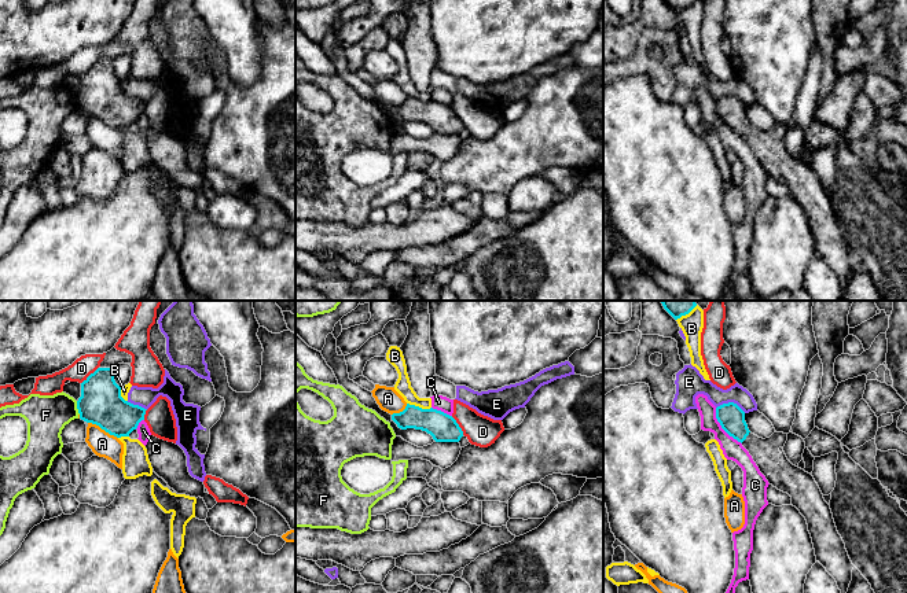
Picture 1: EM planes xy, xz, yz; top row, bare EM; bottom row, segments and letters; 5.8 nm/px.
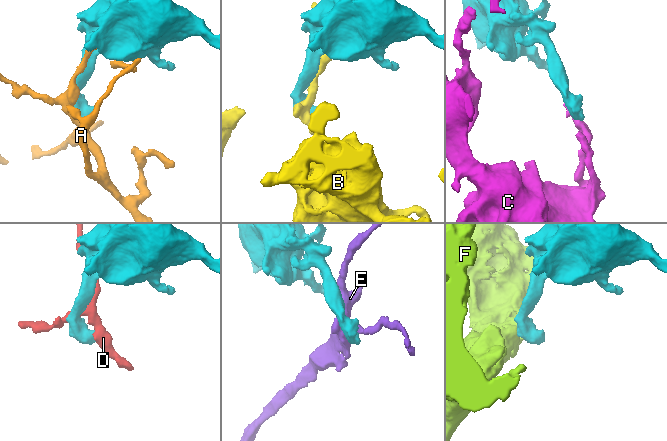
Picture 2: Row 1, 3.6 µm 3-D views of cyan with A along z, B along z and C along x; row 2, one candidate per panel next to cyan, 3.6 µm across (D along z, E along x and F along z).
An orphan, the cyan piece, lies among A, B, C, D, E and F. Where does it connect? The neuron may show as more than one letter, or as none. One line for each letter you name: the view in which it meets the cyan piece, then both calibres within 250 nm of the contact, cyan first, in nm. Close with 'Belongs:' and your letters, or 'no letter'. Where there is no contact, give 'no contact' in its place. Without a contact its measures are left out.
Belongs: no letter

